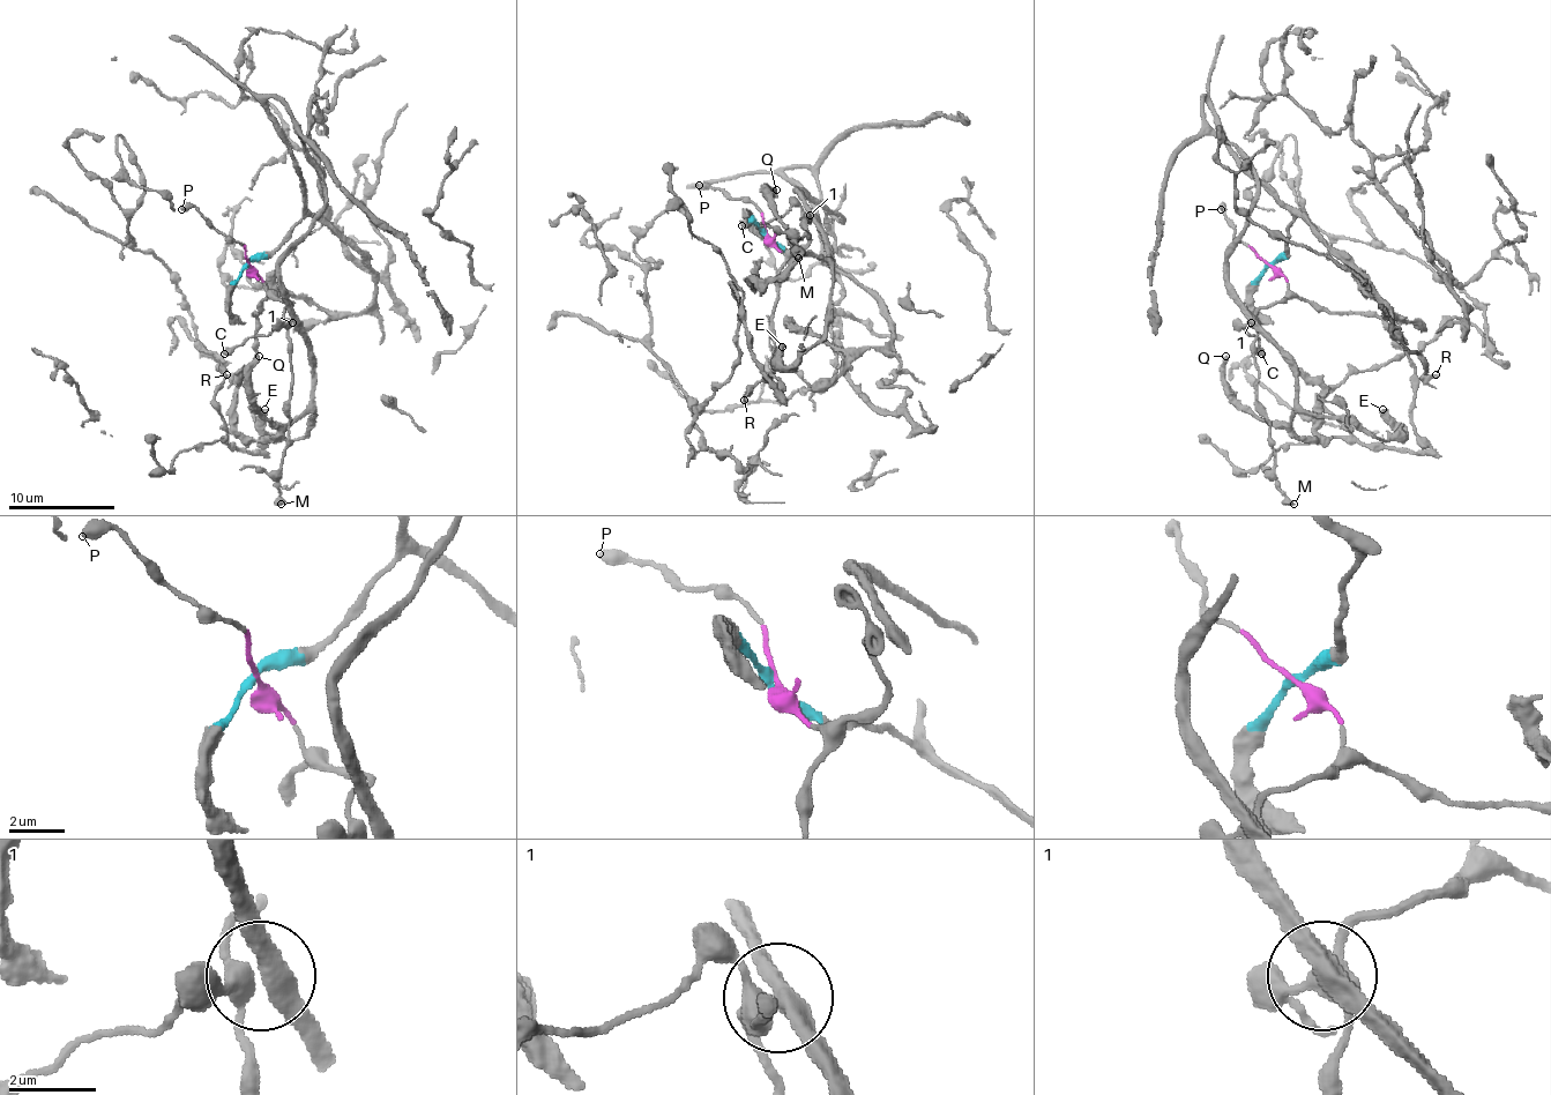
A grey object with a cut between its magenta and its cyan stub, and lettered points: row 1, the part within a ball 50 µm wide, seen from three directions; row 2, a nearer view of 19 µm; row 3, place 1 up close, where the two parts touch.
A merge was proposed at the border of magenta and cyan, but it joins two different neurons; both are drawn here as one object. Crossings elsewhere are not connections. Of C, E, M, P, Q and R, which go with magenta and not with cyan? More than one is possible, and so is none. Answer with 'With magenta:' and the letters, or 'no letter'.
With magenta: C, M, P, R

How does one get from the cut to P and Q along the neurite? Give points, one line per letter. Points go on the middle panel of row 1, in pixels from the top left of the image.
P: (767, 232), (762, 214), (751, 202), (698, 184)
Q: (765, 232), (820, 257), (793, 168), (842, 222), (797, 192), (828, 261), (802, 251), (775, 190)

